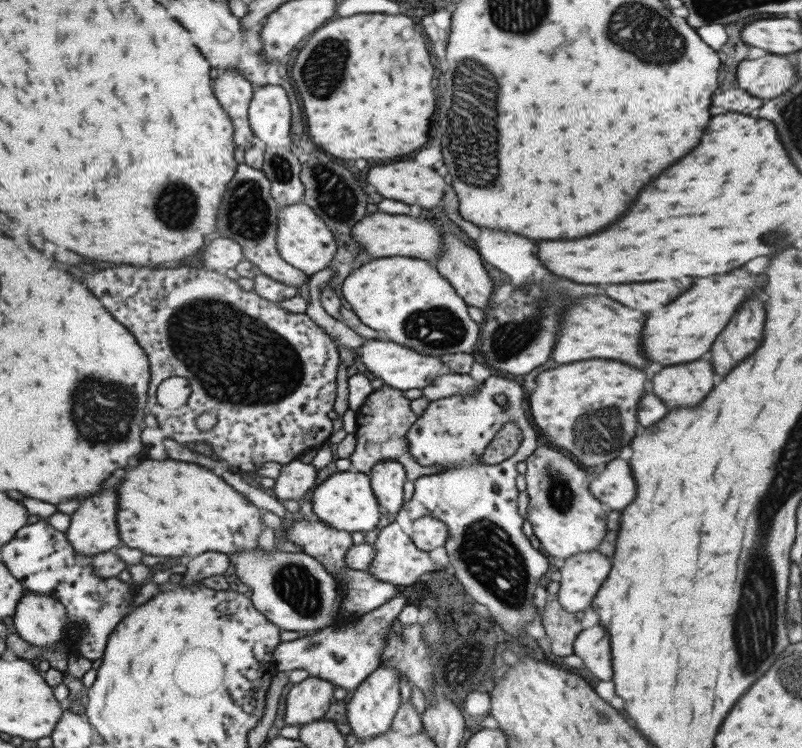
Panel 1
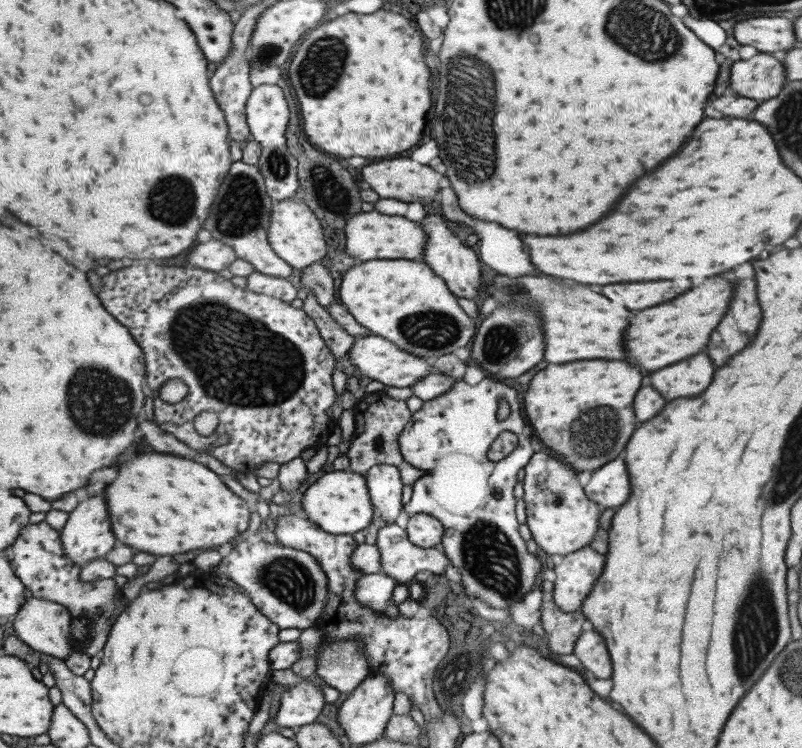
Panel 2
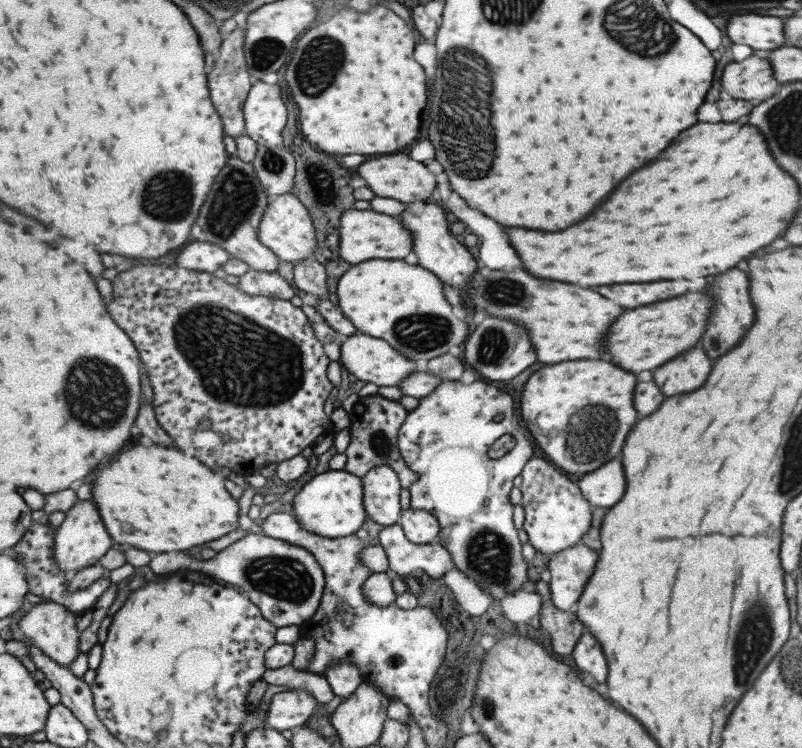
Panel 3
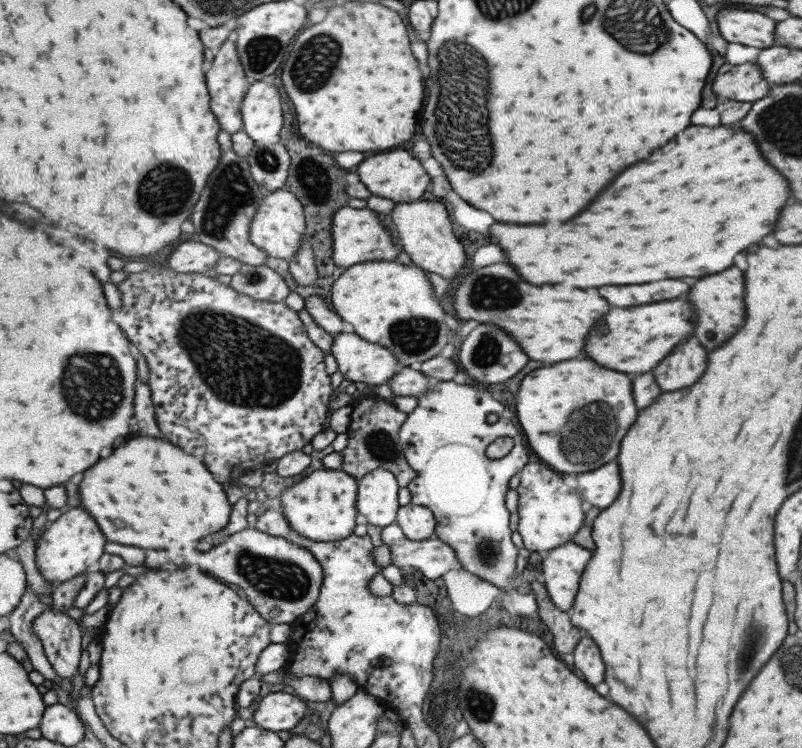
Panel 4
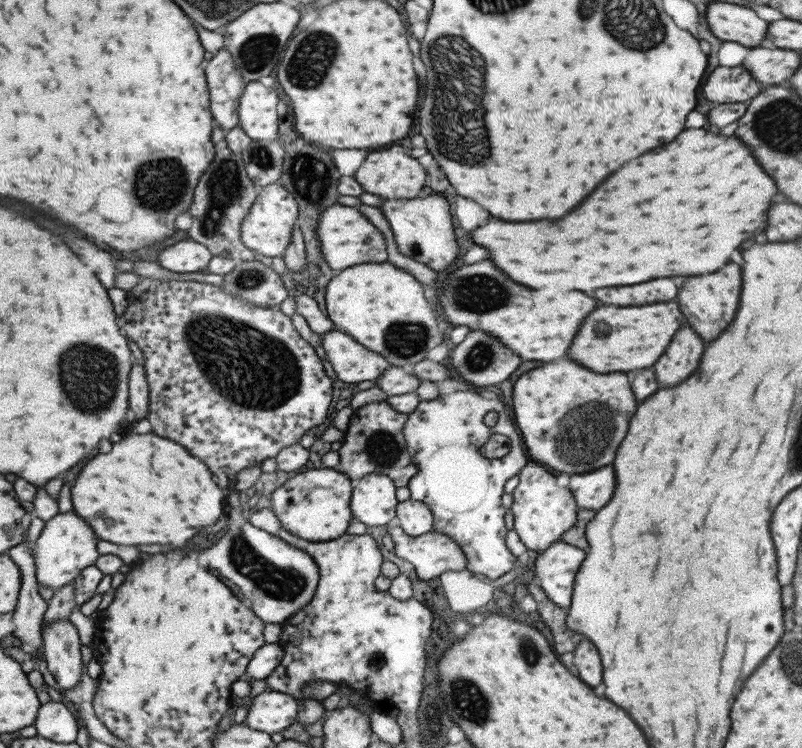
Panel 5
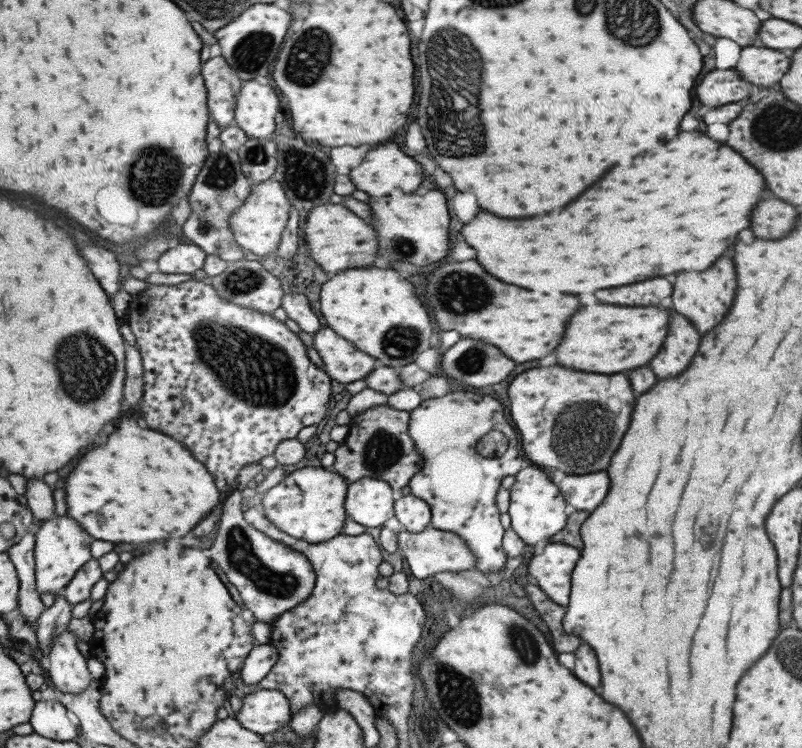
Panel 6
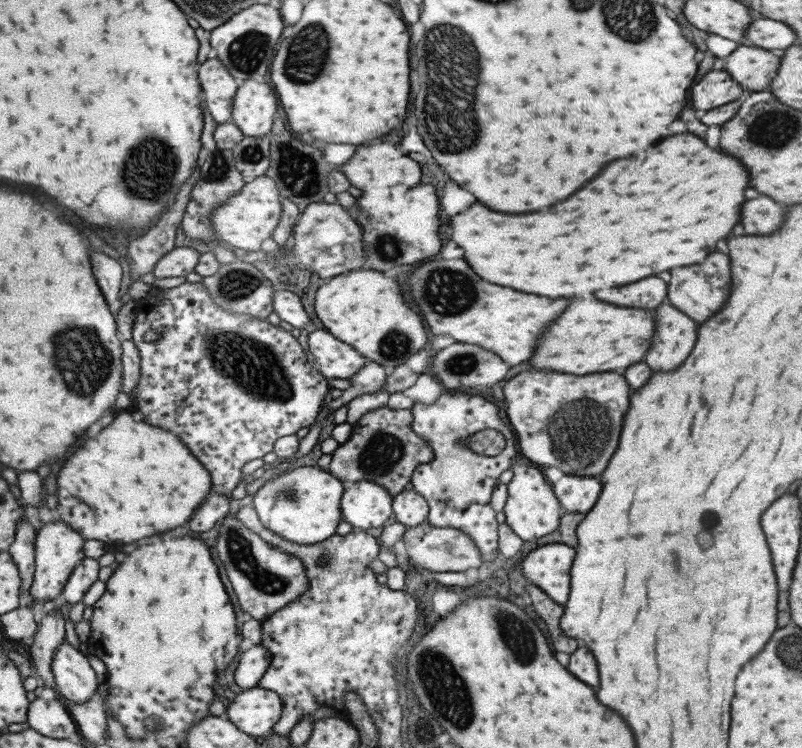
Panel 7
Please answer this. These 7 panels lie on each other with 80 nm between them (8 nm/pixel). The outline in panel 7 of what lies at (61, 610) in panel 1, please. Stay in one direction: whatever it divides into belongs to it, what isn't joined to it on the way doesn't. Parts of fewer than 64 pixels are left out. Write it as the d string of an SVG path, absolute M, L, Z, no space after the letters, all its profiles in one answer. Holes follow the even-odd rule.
M65 642L55 655L52 669L56 676L56 690L64 700L85 704L96 696L100 680L90 654Z

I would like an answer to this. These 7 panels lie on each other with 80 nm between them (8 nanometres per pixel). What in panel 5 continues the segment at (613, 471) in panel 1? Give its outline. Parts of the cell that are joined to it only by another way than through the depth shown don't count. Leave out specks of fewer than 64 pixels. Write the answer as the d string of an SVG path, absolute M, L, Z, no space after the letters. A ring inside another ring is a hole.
M611 465L599 470L578 475L570 475L566 486L572 494L579 510L597 510L609 502L615 484Z

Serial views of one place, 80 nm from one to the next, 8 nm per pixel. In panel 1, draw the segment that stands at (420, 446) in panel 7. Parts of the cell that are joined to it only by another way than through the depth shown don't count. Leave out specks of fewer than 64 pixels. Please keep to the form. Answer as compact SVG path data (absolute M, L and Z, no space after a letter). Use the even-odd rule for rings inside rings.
M383 384L379 389L373 390L362 406L354 413L356 429L354 431L357 443L353 452L348 456L351 466L357 472L369 472L369 469L381 460L393 460L403 465L407 479L414 481L420 476L430 473L430 469L417 464L408 453L405 434L409 432L411 424L417 416L411 411L411 400L405 392L390 388Z

